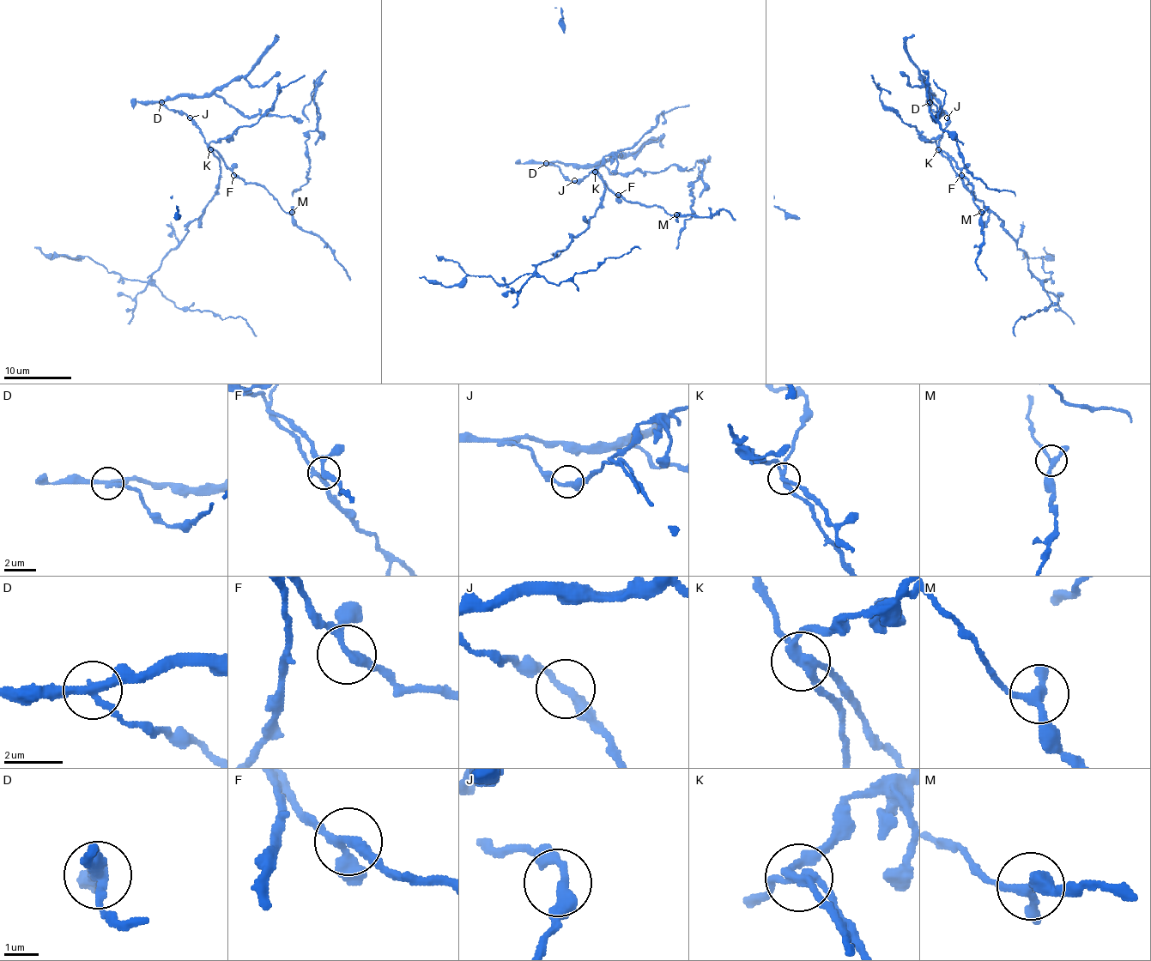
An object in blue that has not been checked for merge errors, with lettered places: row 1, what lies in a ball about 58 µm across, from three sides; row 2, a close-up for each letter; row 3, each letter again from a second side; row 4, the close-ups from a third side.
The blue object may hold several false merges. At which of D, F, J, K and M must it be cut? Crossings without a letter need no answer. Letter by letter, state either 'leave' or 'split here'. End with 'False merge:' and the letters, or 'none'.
D: split here
F: leave
J: leave
K: split here
M: leave
False merge: D, K

